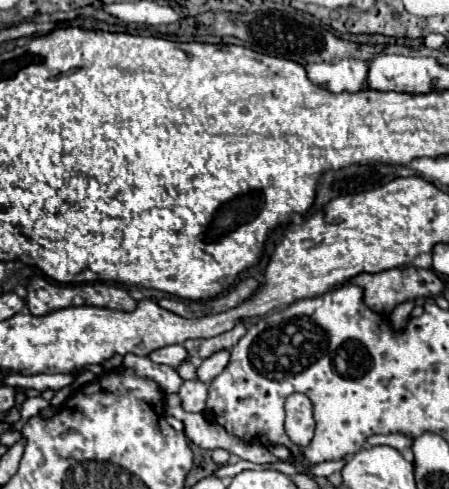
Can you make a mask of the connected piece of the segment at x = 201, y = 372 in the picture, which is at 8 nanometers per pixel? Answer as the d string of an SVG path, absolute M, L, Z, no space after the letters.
M218 351L218 353L214 353L212 357L204 359L204 361L200 363L200 367L196 369L198 379L200 379L202 383L210 383L214 377L218 377L218 375L224 371L224 367L228 365L228 359L230 359L230 353L228 353L228 351Z

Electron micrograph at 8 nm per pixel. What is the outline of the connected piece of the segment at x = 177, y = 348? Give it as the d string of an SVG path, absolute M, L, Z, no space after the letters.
M168 345L168 347L152 351L150 359L154 363L164 363L164 365L168 365L172 369L178 369L188 359L188 353L186 353L186 349L182 345Z

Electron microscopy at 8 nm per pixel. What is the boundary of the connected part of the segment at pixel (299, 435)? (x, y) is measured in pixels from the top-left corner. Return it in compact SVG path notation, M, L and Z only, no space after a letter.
M294 393L286 399L286 435L296 443L298 447L310 445L314 437L314 407L312 401L302 395Z

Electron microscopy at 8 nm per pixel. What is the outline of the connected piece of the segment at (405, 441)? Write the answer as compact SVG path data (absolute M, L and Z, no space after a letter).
M392 433L392 435L372 435L368 439L370 445L390 445L398 451L404 451L404 449L410 449L412 447L412 439L406 437L406 435L400 435L400 433Z

